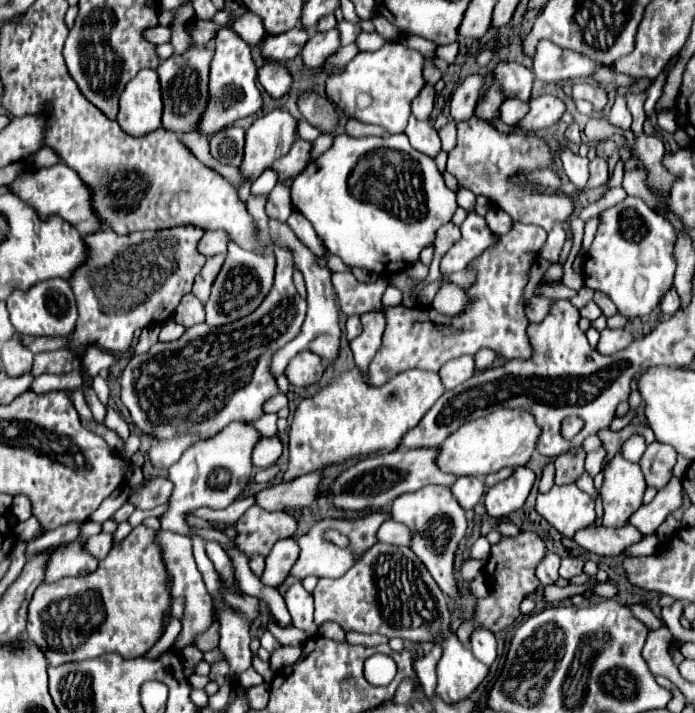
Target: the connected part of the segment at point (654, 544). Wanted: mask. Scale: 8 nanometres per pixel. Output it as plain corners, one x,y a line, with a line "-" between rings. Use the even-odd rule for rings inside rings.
645,535
639,543
635,543
635,547
629,547
625,555
629,555
629,557
655,555
657,549
659,549
659,539
657,539
657,535

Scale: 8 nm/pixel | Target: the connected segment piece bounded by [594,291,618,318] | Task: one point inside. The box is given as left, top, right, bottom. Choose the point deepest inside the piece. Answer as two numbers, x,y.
608,308

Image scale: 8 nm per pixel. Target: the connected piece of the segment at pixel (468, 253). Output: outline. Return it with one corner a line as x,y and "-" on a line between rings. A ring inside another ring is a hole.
461,187
457,193
457,203
459,207
467,209
467,219
461,225
463,237
441,259
441,275
451,275
465,269
485,249
497,243
497,235
489,229
487,221
475,213
475,195

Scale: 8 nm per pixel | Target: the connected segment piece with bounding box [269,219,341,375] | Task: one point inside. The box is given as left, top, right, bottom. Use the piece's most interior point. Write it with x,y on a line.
320,333

